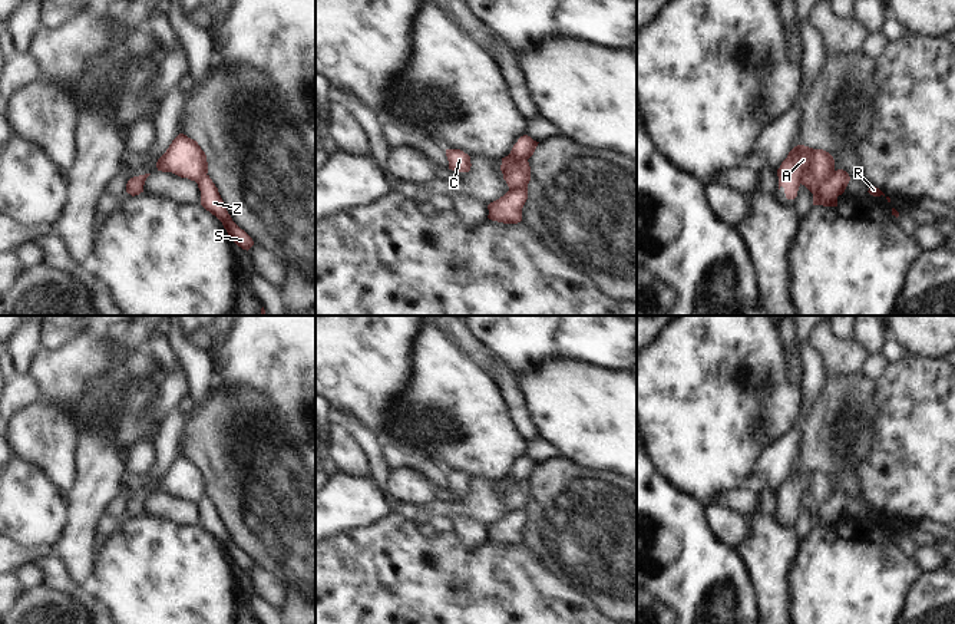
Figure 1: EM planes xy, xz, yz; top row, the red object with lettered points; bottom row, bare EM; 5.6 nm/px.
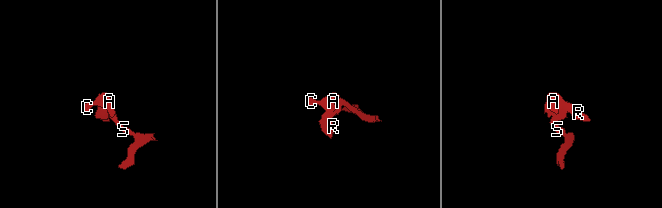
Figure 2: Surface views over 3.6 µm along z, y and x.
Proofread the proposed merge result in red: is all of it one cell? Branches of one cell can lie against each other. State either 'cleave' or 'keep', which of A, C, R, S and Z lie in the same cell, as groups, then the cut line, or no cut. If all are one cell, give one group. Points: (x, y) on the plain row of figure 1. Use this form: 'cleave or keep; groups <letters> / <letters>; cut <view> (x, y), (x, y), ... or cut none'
cleave; groups A C / R S Z; cut yz (835, 492), (823, 501), (805, 495), (799, 504)

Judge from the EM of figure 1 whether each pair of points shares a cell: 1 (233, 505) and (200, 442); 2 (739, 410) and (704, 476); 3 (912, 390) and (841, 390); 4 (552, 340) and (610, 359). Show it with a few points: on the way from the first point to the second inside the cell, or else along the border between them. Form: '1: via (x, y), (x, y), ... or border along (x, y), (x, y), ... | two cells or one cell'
1: via (233, 489), (233, 475), (215, 458) | one cell
2: via (723, 426), (704, 445), (704, 461) | one cell
3: border along (876, 380), (866, 423) | two cells
4: via (567, 340), (591, 340), (595, 344) | one cell

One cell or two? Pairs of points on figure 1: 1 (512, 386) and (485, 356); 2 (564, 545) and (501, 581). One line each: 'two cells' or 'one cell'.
1: two cells
2: two cells

